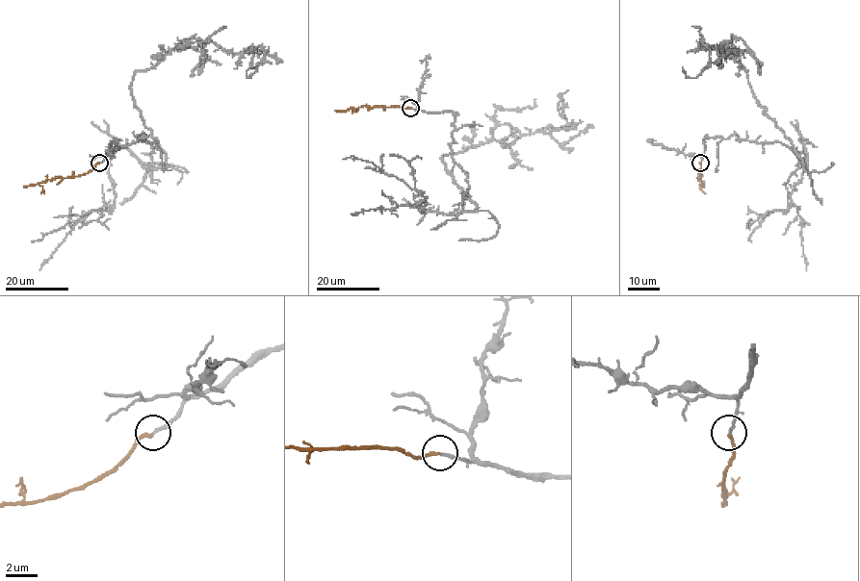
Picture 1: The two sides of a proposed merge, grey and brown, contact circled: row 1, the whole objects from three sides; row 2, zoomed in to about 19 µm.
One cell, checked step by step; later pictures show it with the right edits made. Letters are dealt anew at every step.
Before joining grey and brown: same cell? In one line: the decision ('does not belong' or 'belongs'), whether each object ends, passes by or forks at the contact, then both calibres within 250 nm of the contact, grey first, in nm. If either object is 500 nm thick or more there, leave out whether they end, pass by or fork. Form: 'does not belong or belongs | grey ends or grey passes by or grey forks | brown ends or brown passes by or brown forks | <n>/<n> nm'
belongs | grey ends | brown ends | 200/220 nm

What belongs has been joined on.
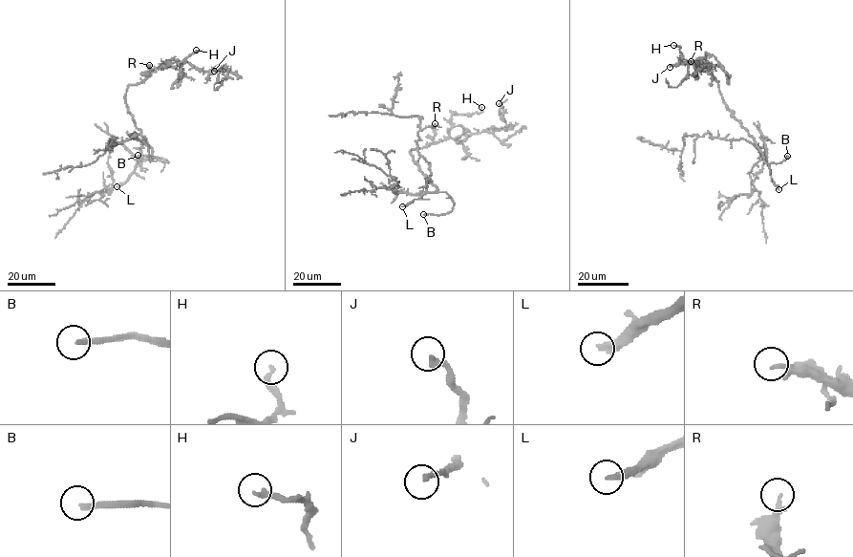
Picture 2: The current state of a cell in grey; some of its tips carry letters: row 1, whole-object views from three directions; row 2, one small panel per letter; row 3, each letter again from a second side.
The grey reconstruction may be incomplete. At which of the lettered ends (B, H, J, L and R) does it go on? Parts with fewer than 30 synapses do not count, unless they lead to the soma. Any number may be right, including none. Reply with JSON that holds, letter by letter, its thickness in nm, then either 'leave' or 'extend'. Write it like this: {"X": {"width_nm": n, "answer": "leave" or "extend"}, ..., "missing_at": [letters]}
{"B": {"width_nm": 240, "answer": "leave"}, "H": {"width_nm": 200, "answer": "leave"}, "J": {"width_nm": 220, "answer": "extend"}, "L": {"width_nm": 280, "answer": "extend"}, "R": {"width_nm": 200, "answer": "leave"}, "missing_at": ["J", "L"]}

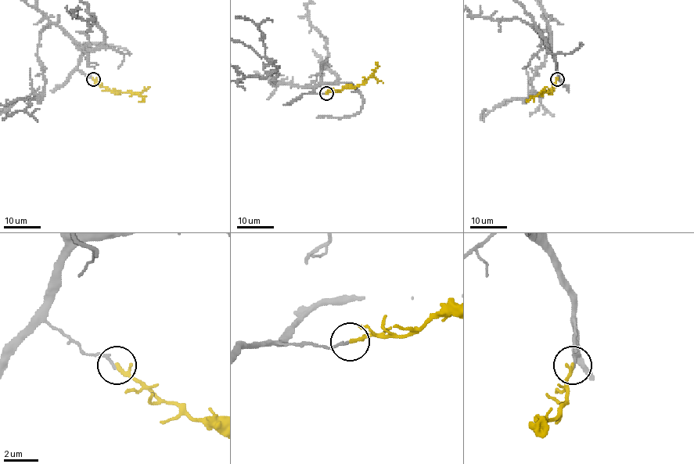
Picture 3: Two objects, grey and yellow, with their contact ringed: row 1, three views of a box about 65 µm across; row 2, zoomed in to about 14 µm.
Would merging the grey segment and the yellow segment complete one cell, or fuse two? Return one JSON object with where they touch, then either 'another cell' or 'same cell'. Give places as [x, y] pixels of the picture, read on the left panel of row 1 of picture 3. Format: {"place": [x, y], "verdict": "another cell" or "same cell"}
{"place": [93, 79], "verdict": "another cell"}

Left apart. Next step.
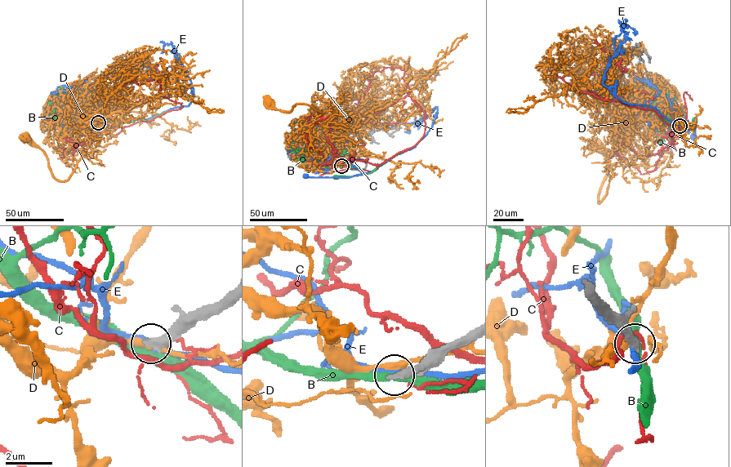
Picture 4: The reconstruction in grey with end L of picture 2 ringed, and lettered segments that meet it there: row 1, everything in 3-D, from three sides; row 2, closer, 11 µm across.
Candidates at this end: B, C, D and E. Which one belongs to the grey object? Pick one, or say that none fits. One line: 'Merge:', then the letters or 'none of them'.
Merge: none of them

